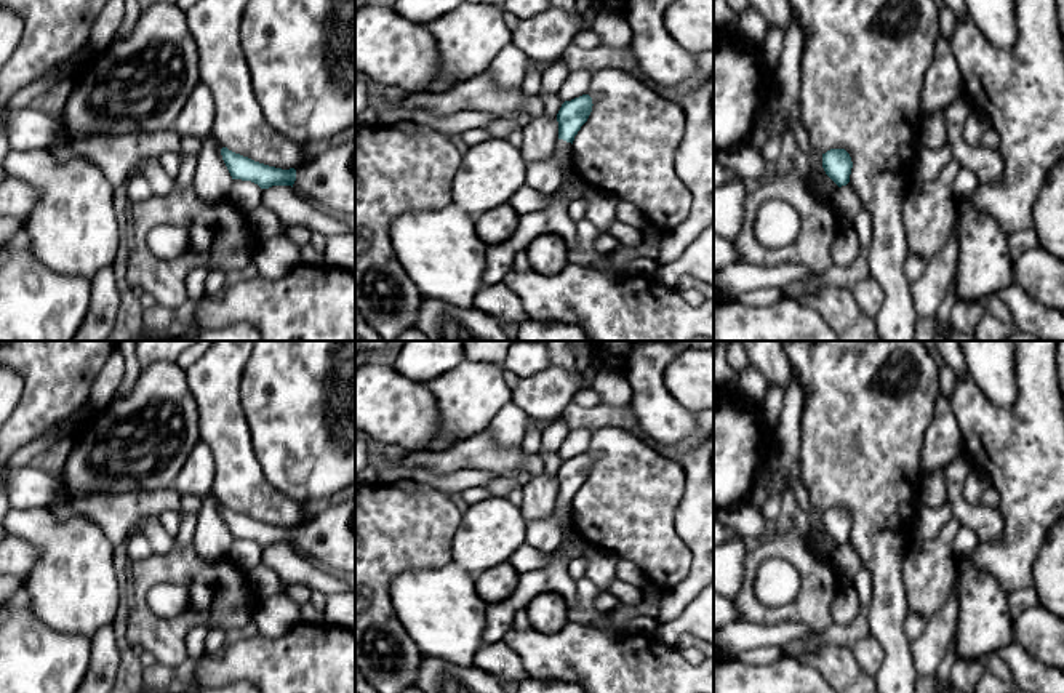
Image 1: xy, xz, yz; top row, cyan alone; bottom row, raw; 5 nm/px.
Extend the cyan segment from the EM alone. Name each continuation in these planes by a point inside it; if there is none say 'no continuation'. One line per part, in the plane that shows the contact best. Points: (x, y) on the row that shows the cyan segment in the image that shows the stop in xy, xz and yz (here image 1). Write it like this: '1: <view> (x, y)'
1: xy (328, 180)
2: xz (546, 176)

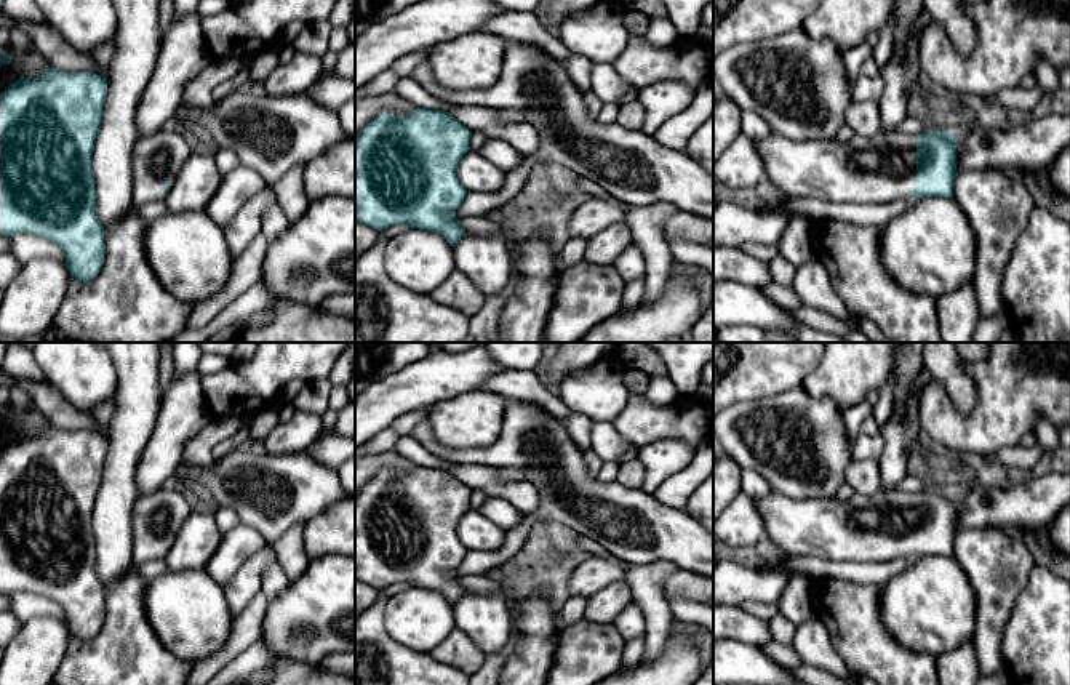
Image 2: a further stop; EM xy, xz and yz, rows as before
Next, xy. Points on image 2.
1: xy (157, 157)

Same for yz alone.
1: yz (883, 168)

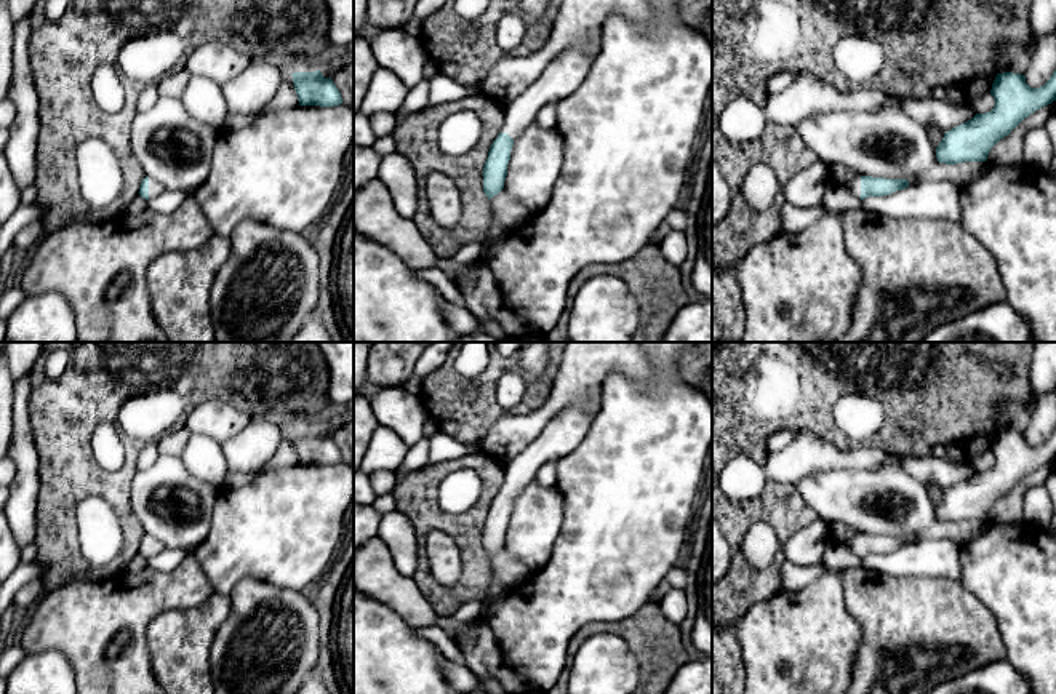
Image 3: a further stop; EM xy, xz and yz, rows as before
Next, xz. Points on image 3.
1: xz (565, 74)

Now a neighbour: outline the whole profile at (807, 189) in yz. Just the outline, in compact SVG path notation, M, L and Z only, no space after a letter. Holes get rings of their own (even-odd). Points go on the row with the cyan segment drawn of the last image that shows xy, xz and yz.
M816 160L789 179L784 187L786 201L798 208L818 206L830 185L829 165Z

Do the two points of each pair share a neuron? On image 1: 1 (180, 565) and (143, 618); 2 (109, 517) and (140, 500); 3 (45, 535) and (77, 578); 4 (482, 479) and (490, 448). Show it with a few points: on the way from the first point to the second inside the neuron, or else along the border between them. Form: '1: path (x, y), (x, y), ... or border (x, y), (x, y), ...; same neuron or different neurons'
1: path (162, 568), (141, 588), (141, 600); same neuron
2: path (117, 514), (132, 508); same neuron
3: path (56, 546), (76, 567); same neuron
4: border (448, 472), (488, 469), (498, 474); different neurons

